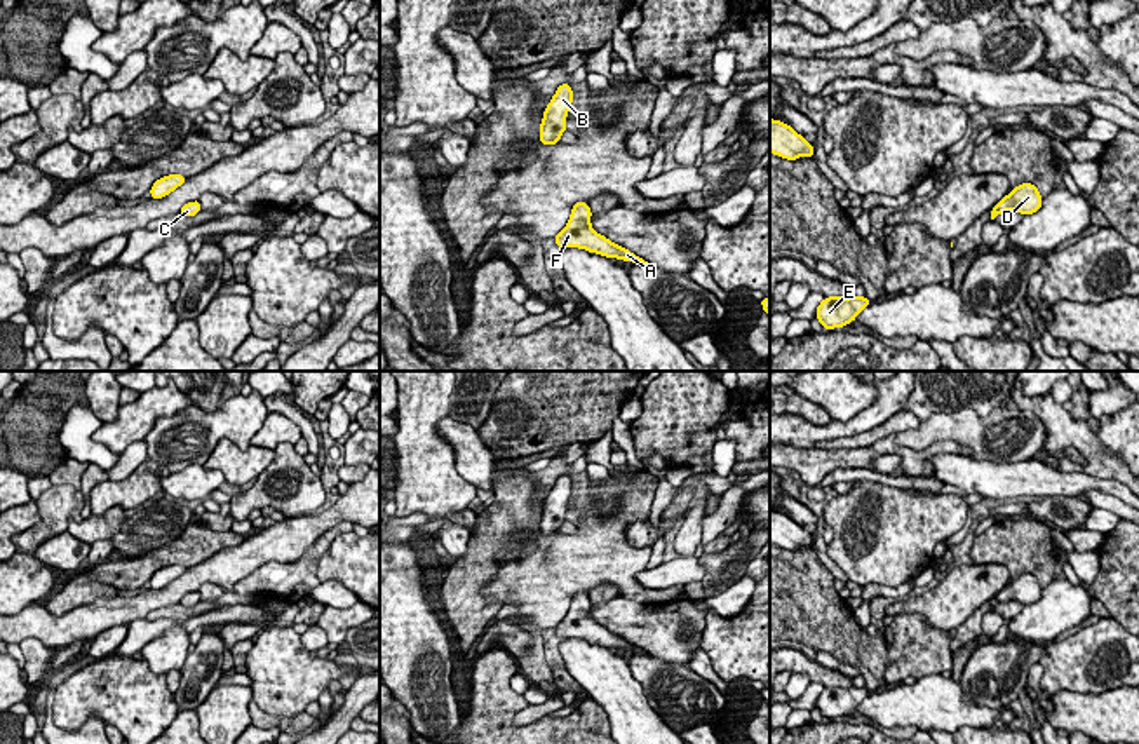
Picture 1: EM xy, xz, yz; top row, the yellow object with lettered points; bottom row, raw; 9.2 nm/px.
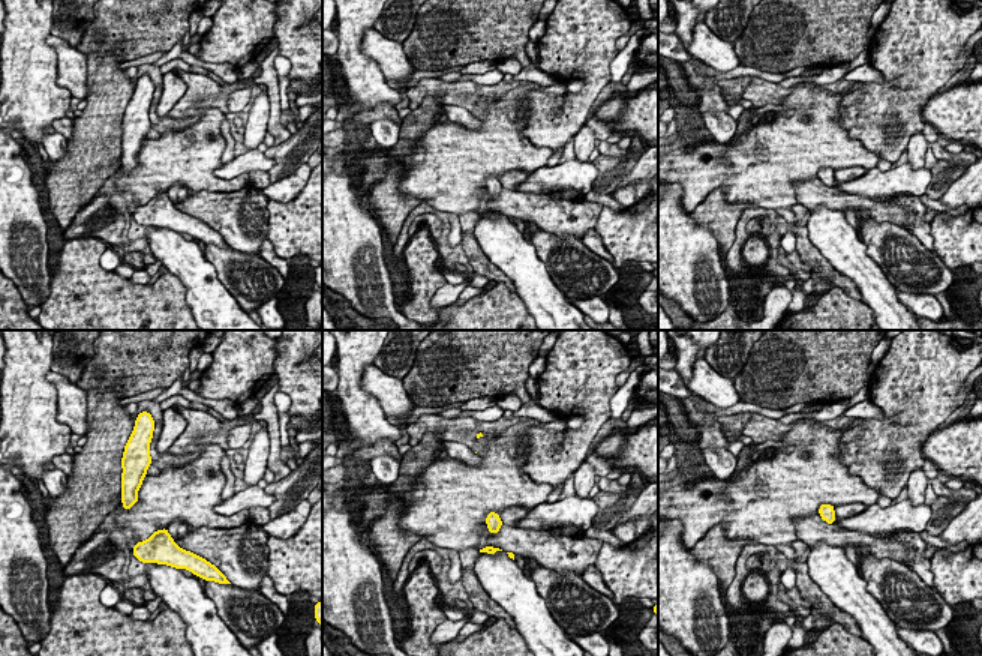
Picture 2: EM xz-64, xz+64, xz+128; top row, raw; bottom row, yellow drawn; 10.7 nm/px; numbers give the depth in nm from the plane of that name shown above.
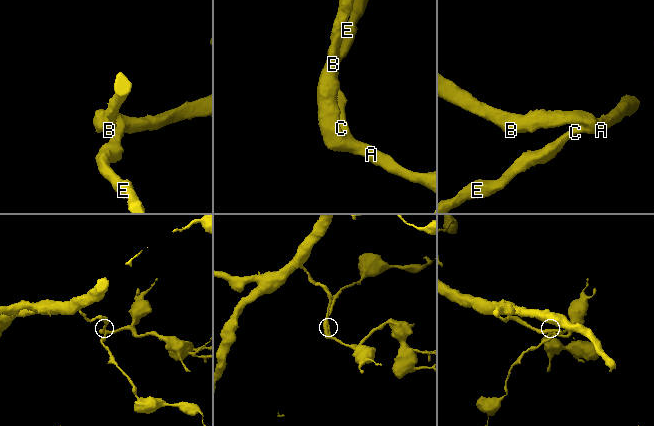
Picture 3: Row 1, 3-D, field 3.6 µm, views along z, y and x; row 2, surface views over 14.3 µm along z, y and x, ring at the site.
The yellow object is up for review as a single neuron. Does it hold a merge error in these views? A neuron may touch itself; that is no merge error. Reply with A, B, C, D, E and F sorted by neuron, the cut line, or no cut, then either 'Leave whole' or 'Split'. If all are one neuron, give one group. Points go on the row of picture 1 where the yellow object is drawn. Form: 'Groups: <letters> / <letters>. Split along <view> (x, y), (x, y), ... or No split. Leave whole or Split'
Groups: A B C D E F. No split. Leave whole

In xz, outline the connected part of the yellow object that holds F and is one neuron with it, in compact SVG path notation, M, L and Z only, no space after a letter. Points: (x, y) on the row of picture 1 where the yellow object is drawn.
M576 202L571 209L571 216L568 225L554 237L559 247L580 247L587 249L589 253L597 253L601 256L623 261L632 261L637 265L648 265L643 258L632 254L625 247L608 240L604 235L597 233L590 227L590 209L587 202Z

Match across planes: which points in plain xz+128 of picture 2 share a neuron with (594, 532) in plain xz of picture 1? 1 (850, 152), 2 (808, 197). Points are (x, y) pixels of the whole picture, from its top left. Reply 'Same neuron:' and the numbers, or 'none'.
Same neuron: 1

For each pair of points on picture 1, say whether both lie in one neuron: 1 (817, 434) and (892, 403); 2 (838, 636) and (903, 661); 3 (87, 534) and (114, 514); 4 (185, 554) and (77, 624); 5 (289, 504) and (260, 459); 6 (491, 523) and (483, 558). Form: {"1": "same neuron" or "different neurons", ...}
{"1": "same neuron", "2": "different neurons", "3": "same neuron", "4": "different neurons", "5": "different neurons", "6": "same neuron"}

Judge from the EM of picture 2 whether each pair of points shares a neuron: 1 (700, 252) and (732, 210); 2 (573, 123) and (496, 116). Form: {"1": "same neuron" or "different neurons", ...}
{"1": "different neurons", "2": "different neurons"}

